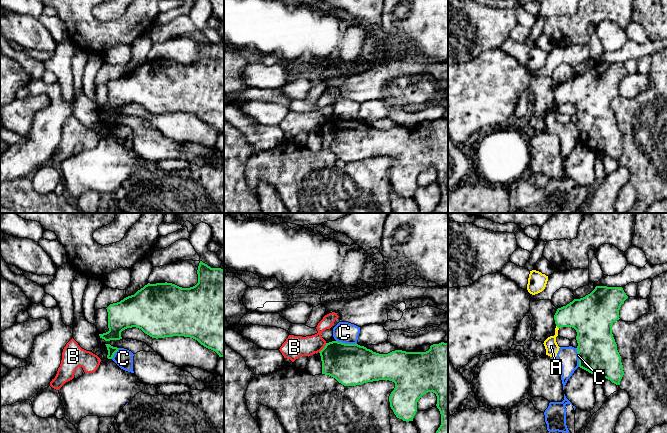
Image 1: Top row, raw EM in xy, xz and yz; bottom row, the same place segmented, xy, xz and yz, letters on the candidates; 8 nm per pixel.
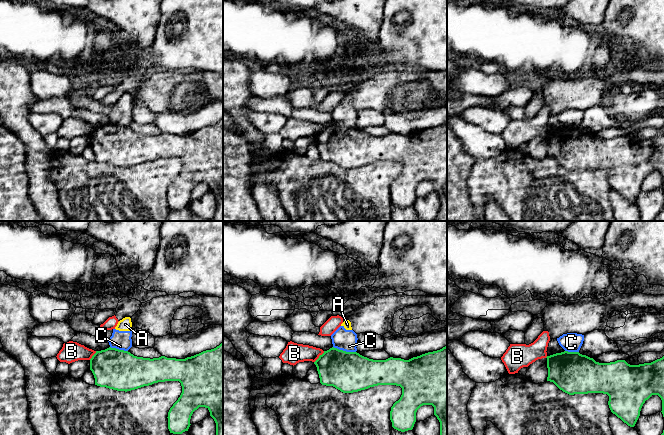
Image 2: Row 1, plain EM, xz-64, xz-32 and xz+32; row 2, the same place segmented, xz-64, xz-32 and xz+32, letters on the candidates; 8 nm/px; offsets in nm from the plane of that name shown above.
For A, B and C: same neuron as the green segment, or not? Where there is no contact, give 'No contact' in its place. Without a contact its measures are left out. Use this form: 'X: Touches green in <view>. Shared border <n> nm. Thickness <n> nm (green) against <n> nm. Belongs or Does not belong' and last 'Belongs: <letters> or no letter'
A: Touches green in yz. Shared border 40 nm. Thickness 300 nm (green) against 110 nm. Does not belong
B: Touches green in xz. Shared border 100 nm. Thickness 320 nm (green) against 180 nm. Does not belong
C: Touches green in xz. Shared border 170 nm. Thickness 340 nm (green) against 170 nm. Does not belong
Belongs: no letter

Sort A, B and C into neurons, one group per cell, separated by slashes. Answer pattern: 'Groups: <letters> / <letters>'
Groups: A C / B

